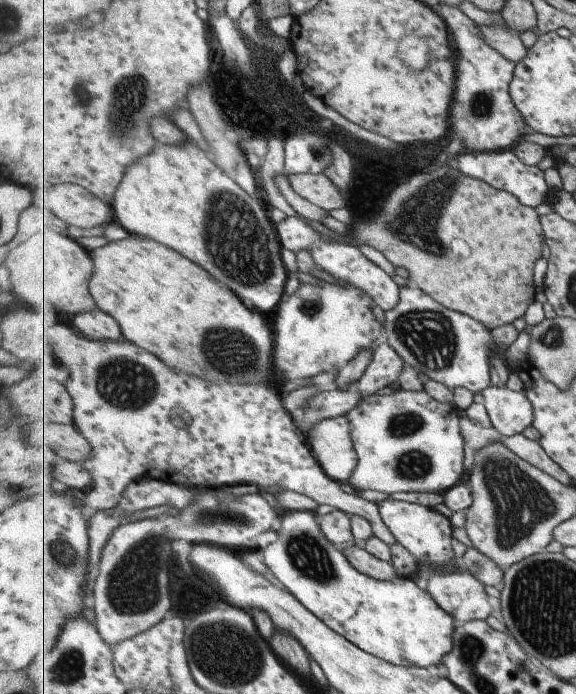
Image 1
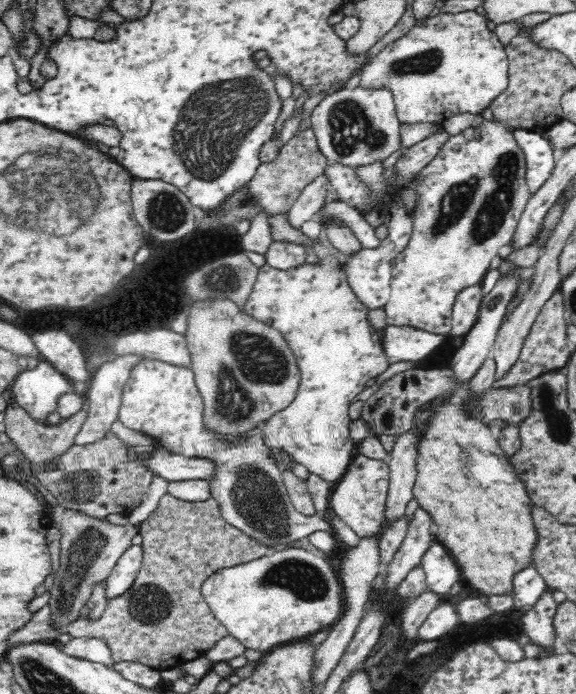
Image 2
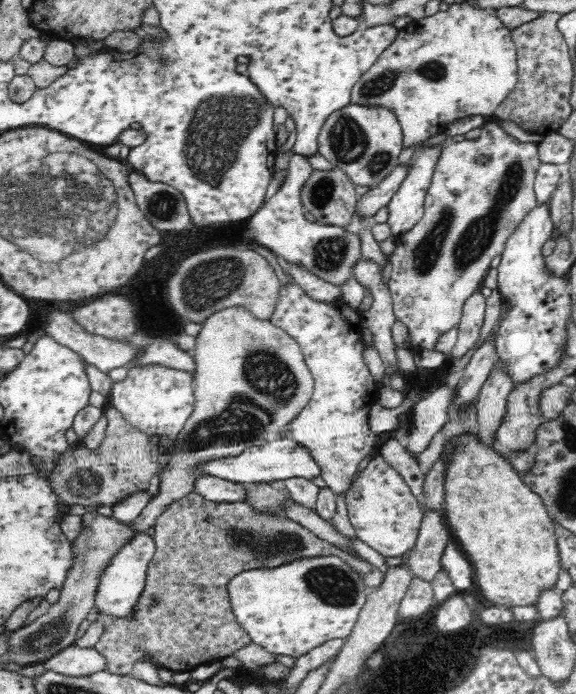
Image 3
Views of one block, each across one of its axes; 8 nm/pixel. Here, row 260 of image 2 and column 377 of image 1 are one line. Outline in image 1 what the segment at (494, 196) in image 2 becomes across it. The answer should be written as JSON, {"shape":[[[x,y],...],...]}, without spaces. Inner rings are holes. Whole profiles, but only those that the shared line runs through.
{"shape":[[[386,391],[360,400],[346,416],[352,424],[351,438],[357,447],[359,464],[350,477],[351,486],[359,490],[395,492],[434,492],[443,495],[461,480],[465,468],[466,444],[462,432],[461,411],[455,402],[441,403],[425,391]]]}

